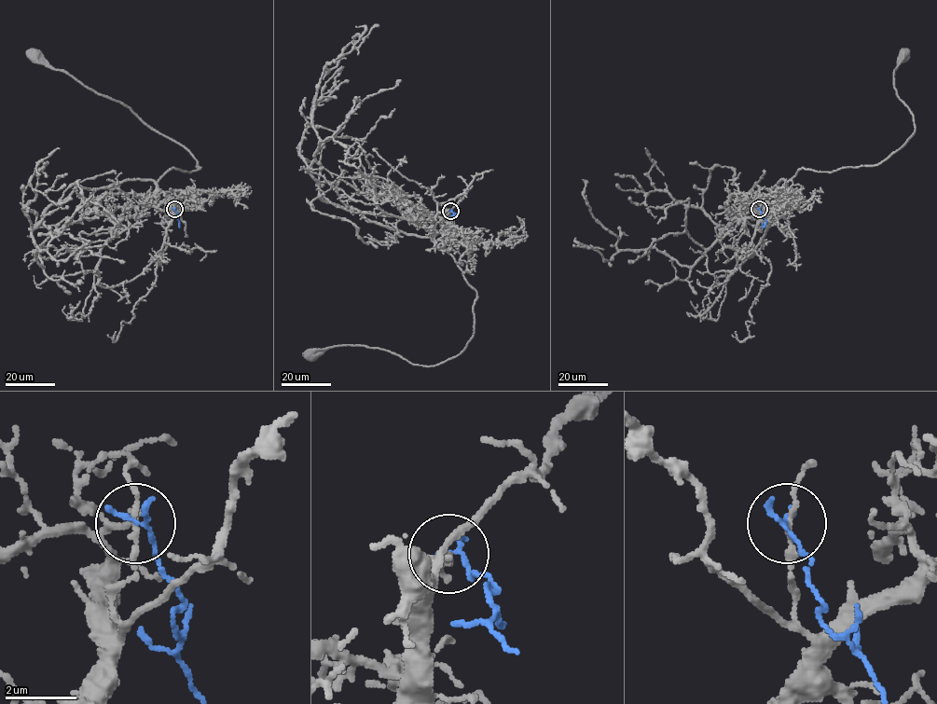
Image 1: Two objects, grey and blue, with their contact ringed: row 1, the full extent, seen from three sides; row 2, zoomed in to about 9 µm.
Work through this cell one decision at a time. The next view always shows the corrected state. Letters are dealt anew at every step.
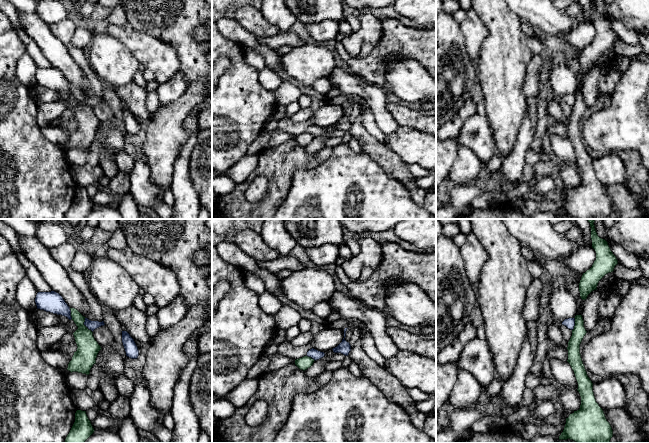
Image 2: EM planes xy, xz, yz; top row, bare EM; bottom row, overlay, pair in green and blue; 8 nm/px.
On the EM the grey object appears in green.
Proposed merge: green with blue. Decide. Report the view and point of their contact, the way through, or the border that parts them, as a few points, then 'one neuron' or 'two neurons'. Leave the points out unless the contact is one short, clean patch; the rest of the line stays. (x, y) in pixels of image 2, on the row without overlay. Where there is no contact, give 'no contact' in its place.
meets green in xy at (84, 101); border along xy (85, 93), (84, 100), (92, 108); two neurons

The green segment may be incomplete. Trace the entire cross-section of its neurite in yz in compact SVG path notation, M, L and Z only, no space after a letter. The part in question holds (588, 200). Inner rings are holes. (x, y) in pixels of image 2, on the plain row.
M576 91L575 102L568 118L568 136L574 147L581 173L580 185L566 194L566 200L559 216L573 216L576 219L610 219L613 206L603 185L596 178L593 159L587 151L580 130L580 120L587 107L582 91Z

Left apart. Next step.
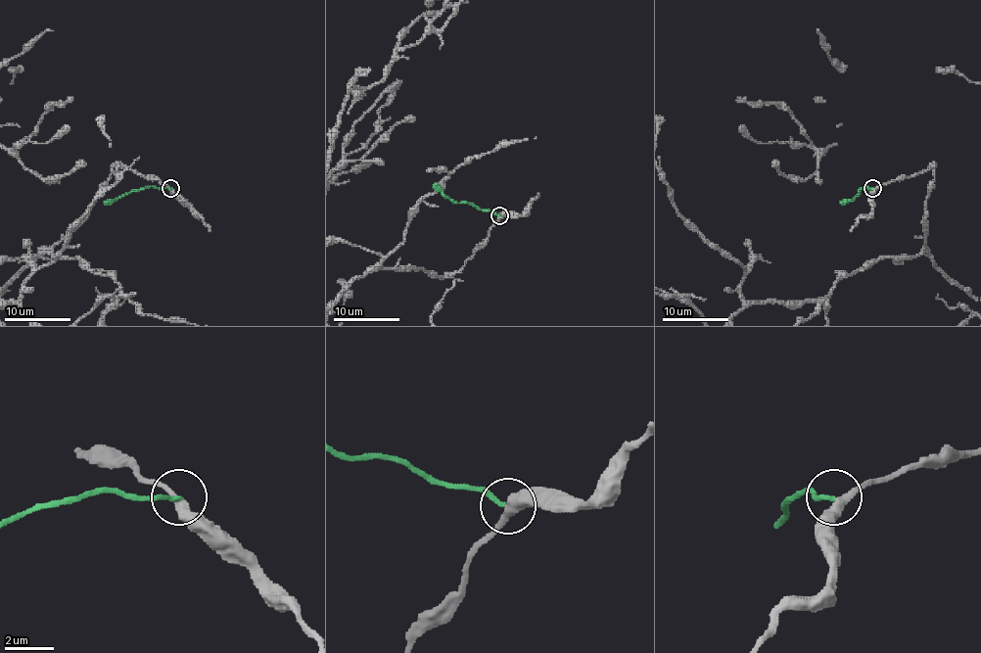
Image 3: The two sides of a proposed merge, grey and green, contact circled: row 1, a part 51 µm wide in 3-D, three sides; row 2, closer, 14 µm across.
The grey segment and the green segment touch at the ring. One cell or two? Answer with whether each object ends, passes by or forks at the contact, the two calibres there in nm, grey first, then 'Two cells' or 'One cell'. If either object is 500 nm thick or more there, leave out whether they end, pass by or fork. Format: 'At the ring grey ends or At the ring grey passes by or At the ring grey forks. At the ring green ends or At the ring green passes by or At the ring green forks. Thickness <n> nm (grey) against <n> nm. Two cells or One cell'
At the ring grey passes by. At the ring green ends. Thickness 360 nm (grey) against 180 nm. Two cells

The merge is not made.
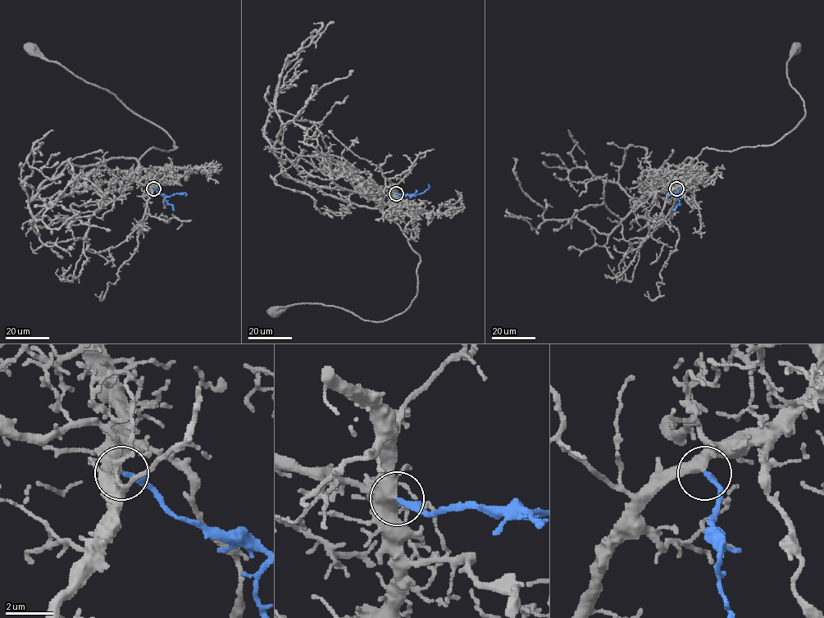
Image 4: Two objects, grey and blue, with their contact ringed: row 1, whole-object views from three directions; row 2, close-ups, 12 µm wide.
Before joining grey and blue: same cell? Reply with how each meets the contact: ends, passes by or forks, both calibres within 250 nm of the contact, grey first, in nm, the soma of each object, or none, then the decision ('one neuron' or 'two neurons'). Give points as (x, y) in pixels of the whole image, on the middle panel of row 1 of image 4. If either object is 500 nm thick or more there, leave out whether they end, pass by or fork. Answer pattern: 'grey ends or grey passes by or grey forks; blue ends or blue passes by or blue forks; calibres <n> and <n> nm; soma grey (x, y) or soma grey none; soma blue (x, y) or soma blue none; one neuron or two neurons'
grey passes by; blue ends; calibres 460 and 240 nm; soma grey (274, 312); soma blue none; one neuron

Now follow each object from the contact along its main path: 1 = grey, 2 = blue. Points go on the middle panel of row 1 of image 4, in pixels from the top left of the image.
1: (396, 193), (396, 202), (382, 211), (420, 256), (418, 292), (404, 311), (373, 322), (316, 303), (275, 311)
2: (396, 193), (416, 195), (426, 190), (428, 184)

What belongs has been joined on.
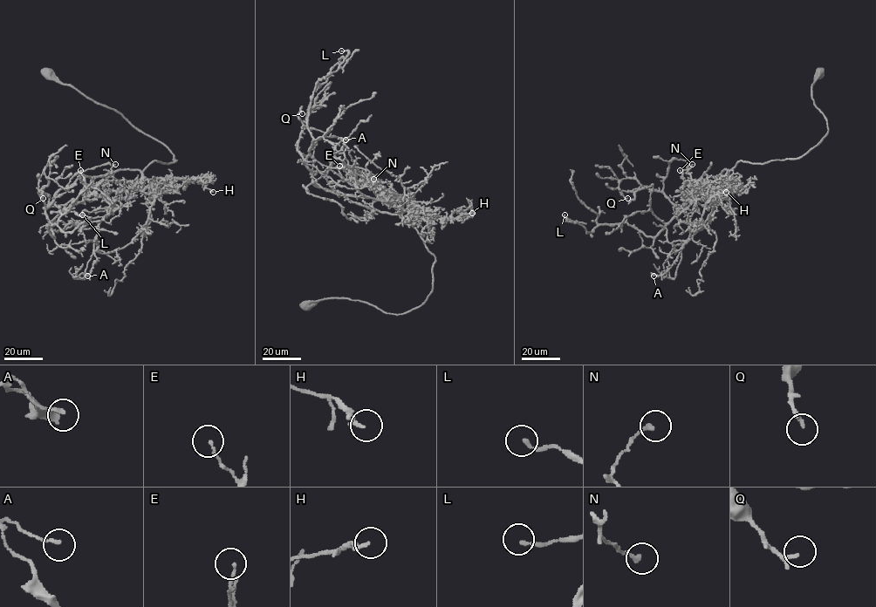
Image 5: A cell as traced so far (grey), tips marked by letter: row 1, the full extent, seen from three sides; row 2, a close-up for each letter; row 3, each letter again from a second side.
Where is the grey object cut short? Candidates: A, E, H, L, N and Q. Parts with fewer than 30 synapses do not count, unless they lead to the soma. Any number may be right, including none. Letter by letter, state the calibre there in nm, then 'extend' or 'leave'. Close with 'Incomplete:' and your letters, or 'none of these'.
A: 160 nm | leave
E: 120 nm | leave
H: 190 nm | leave
L: 170 nm | leave
N: 180 nm | leave
Q: 170 nm | leave
Incomplete: none of these

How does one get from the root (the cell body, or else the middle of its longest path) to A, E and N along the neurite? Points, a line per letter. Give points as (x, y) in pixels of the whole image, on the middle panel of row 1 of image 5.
A: (307, 304), (348, 298), (400, 314), (432, 290), (434, 256), (393, 205), (358, 190), (345, 139)
E: (307, 304), (348, 298), (400, 314), (432, 290), (434, 256), (418, 231), (372, 182), (348, 182), (339, 166)
N: (307, 304), (348, 298), (400, 314), (420, 305), (432, 290), (434, 256), (373, 179)

